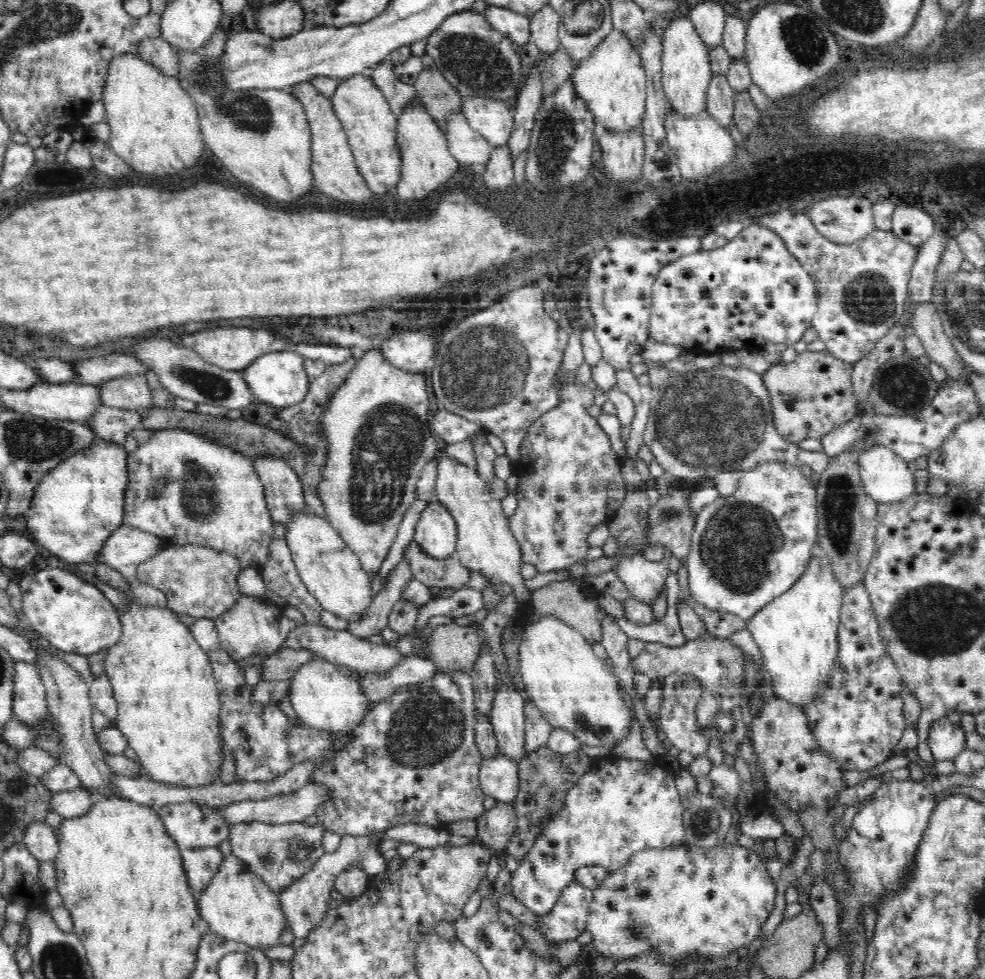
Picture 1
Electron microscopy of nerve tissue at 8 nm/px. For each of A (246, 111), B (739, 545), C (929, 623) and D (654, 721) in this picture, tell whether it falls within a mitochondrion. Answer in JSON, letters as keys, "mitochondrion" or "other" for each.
{"A":"mitochondrion","B":"mitochondrion","C":"mitochondrion","D":"other"}

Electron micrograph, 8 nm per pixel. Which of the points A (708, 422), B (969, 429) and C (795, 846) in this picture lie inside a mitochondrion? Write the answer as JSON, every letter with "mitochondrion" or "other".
{"A":"mitochondrion","B":"other","C":"other"}

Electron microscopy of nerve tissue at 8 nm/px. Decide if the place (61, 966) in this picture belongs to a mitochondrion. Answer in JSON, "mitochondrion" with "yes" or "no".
{"mitochondrion":"yes"}

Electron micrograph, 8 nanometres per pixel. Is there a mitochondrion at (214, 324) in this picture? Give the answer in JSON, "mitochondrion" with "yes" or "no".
{"mitochondrion":"no"}

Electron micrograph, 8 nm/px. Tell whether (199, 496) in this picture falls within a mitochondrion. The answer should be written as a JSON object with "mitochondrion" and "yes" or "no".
{"mitochondrion":"yes"}

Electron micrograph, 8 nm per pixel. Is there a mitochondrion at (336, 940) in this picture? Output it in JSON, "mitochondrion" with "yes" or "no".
{"mitochondrion":"no"}

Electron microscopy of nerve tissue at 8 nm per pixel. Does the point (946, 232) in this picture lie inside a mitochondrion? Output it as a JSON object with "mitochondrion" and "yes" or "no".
{"mitochondrion":"no"}

